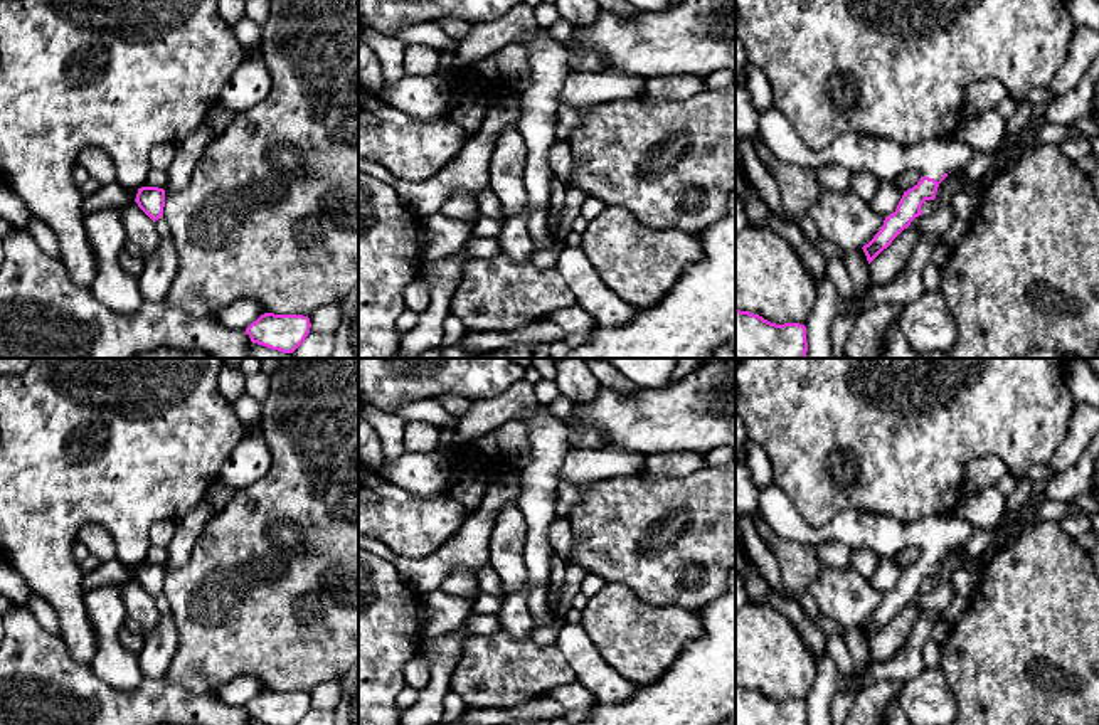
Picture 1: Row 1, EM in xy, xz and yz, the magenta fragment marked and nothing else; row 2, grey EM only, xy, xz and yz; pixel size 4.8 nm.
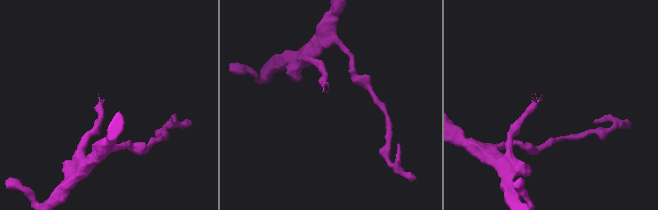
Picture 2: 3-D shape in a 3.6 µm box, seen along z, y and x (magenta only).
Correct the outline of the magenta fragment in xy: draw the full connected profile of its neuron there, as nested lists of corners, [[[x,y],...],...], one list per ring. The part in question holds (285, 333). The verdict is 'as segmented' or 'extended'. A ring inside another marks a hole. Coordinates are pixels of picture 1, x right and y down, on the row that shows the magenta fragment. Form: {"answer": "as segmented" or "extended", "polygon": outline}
{"answer": "as segmented", "polygon": [[[264,313],[246,328],[252,343],[293,353],[308,336],[310,318],[303,315]]]}

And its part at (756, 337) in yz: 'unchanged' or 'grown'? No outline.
unchanged

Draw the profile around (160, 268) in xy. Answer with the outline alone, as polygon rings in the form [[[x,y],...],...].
[[[162,237],[155,254],[145,257],[145,269],[138,278],[143,301],[165,299],[177,274],[177,252],[172,237]]]

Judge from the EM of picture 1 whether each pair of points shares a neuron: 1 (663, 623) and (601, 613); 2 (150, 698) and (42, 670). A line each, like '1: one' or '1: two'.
1: one
2: one

